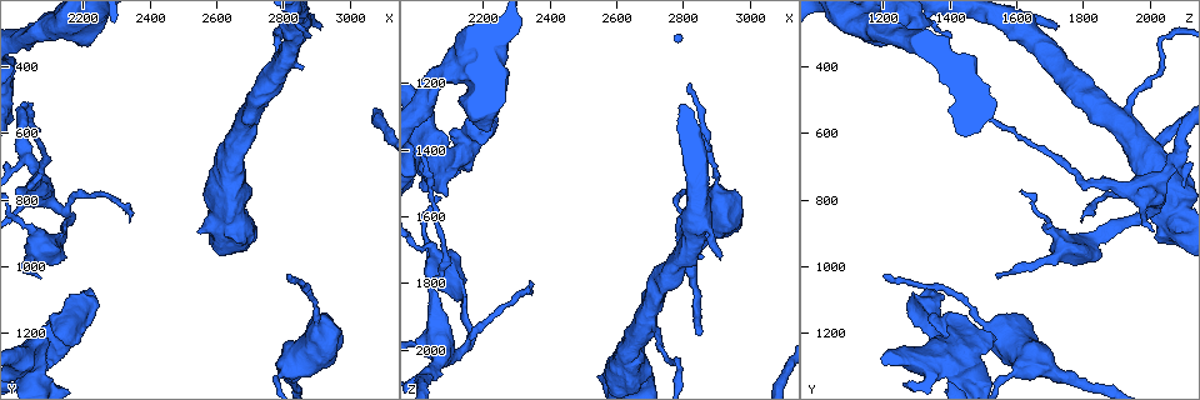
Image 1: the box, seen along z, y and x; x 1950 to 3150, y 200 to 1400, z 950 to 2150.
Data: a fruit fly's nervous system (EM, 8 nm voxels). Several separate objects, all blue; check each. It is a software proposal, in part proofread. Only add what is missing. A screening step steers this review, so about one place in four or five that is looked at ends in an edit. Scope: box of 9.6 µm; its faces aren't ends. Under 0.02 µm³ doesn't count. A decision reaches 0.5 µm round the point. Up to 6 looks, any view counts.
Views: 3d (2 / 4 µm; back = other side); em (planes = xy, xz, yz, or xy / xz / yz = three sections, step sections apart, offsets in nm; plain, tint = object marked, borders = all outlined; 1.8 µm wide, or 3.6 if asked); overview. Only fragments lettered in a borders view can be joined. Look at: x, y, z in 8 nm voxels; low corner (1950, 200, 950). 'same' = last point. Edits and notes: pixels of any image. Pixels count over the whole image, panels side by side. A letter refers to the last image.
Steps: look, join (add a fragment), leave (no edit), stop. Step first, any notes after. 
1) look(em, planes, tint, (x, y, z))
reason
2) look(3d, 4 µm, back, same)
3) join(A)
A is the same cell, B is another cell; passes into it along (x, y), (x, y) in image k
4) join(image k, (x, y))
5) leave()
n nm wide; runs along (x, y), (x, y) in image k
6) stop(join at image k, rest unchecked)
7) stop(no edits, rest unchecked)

look(3d, 4 µm, (2100, 1210, 1540))
free end

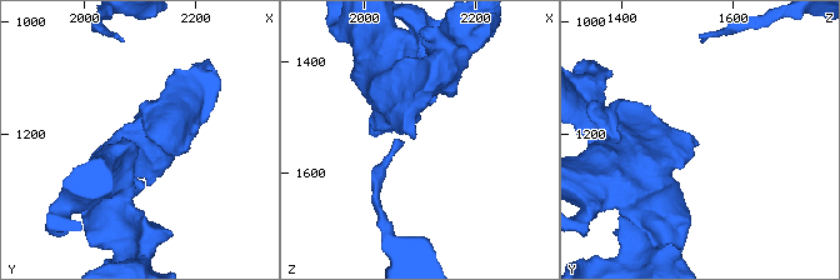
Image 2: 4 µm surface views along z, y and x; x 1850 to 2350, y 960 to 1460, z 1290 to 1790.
look(em, planes, borders, (2090, 1210, 1540))

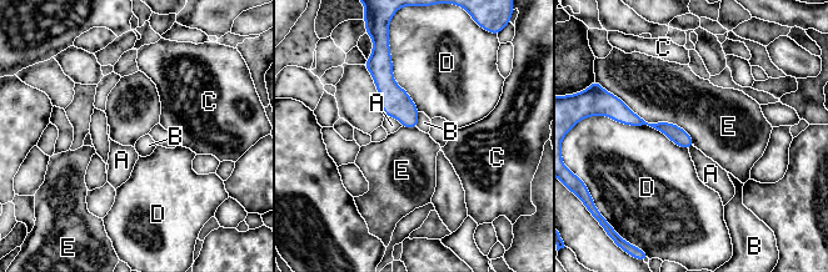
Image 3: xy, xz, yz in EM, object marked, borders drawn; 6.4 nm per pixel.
leave()
A, B, C, D and E are other cells; runs along (623, 111), (689, 142) in image 3; none of them fits

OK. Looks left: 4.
look(em, xz, step 16, borders, (2170, 1090, 1300))
thick end

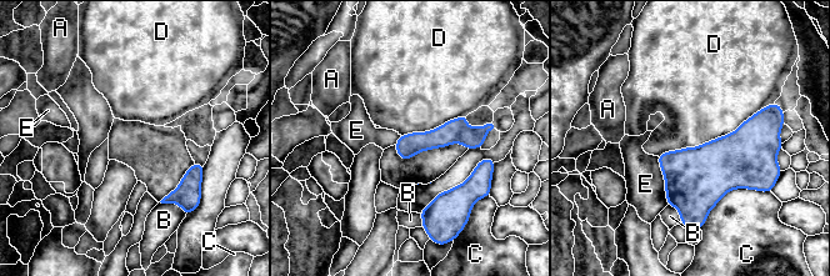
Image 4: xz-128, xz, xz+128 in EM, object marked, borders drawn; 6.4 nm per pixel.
look(em, planes, borders, same)
another direction

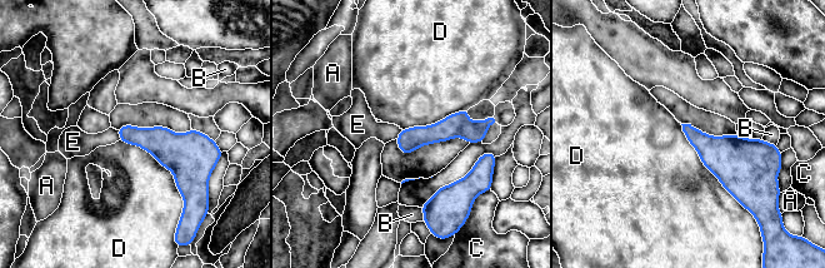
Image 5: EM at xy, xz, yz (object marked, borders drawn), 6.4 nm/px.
leave()
A, B, C, D and E are other cells; runs along (485, 123), (400, 142) in image 5; no lettered fragment goes on from it

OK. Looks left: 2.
look(em, planes, borders, (2910, 280, 1720))
branch stops here

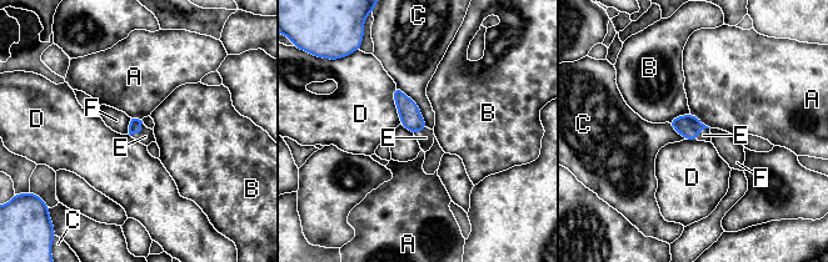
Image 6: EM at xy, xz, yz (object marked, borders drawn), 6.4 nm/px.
join(E)
E is the same cell, A, B, C, D and F are other cells; passes into it along (688, 126), (699, 130), (703, 135) in image 6; the neuron continues

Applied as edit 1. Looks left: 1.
stop(join at image 6, rest unchecked)

